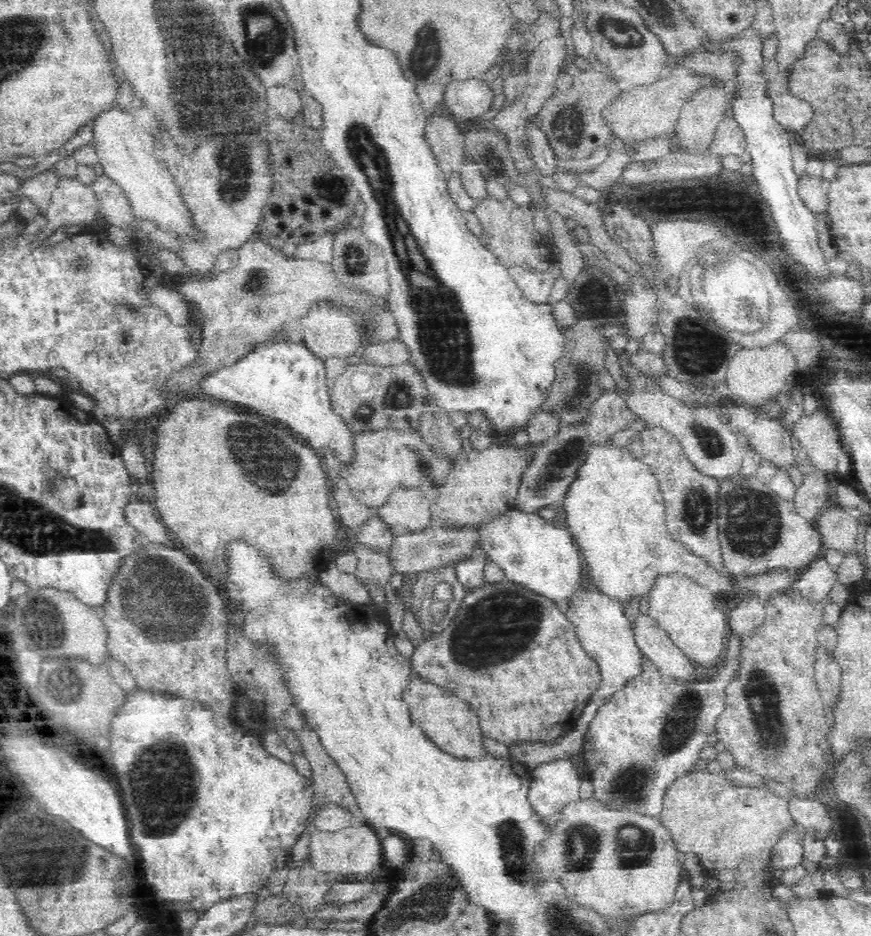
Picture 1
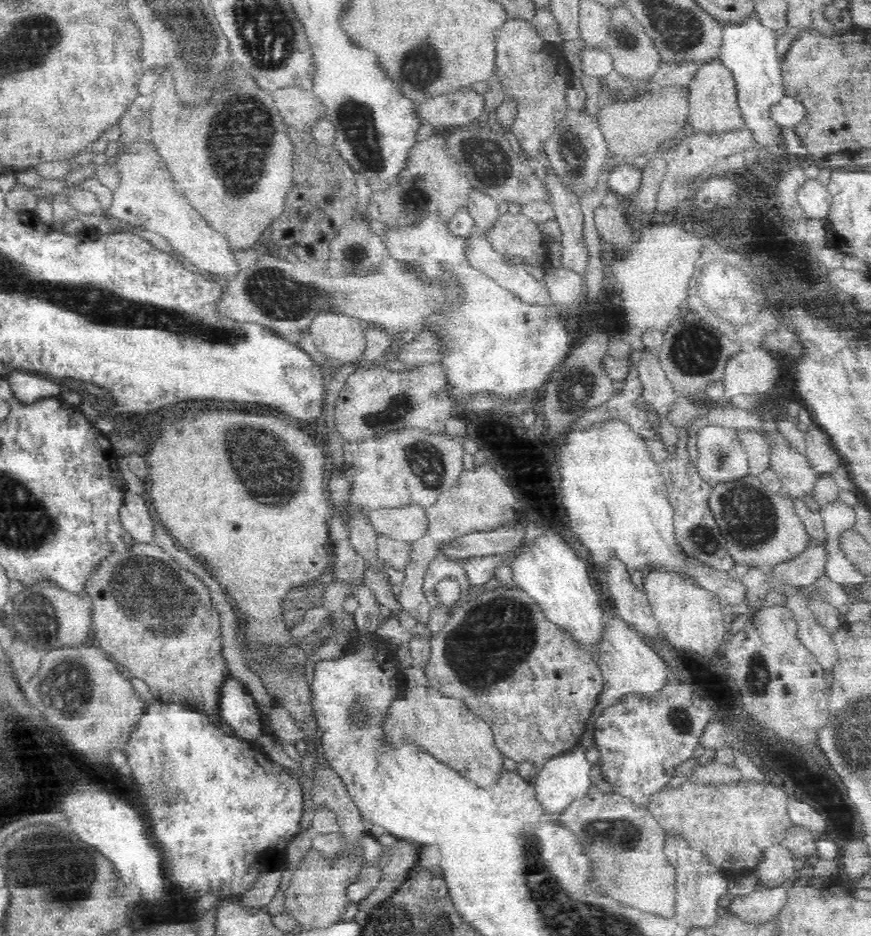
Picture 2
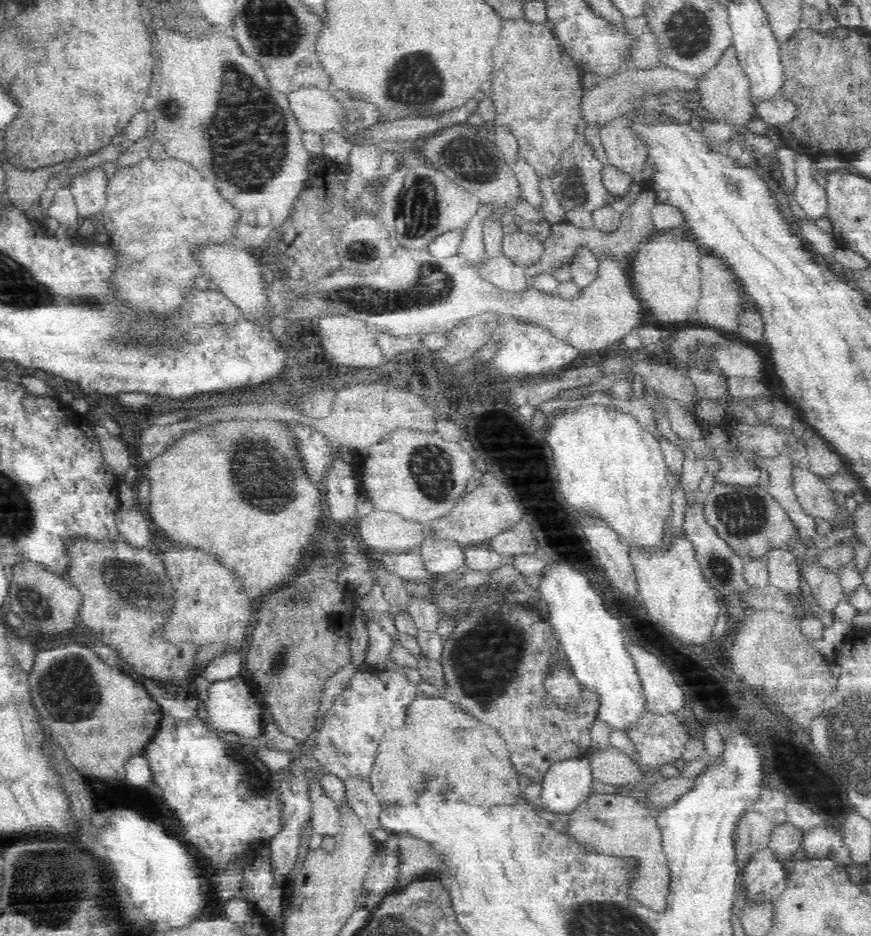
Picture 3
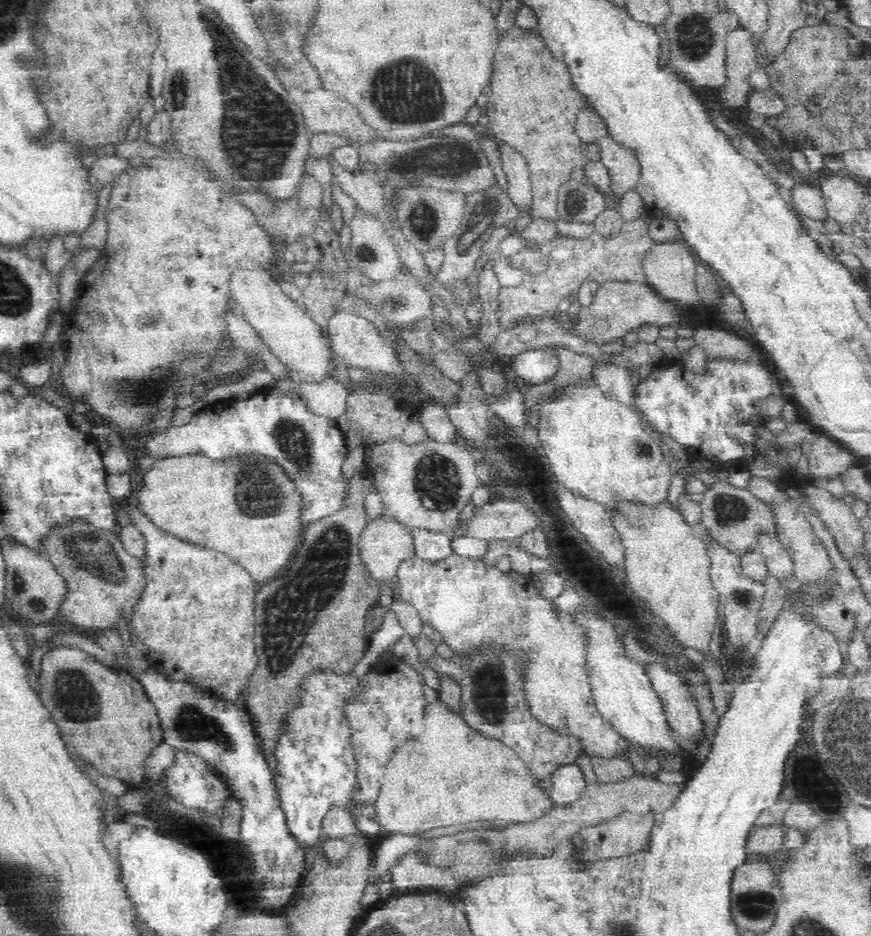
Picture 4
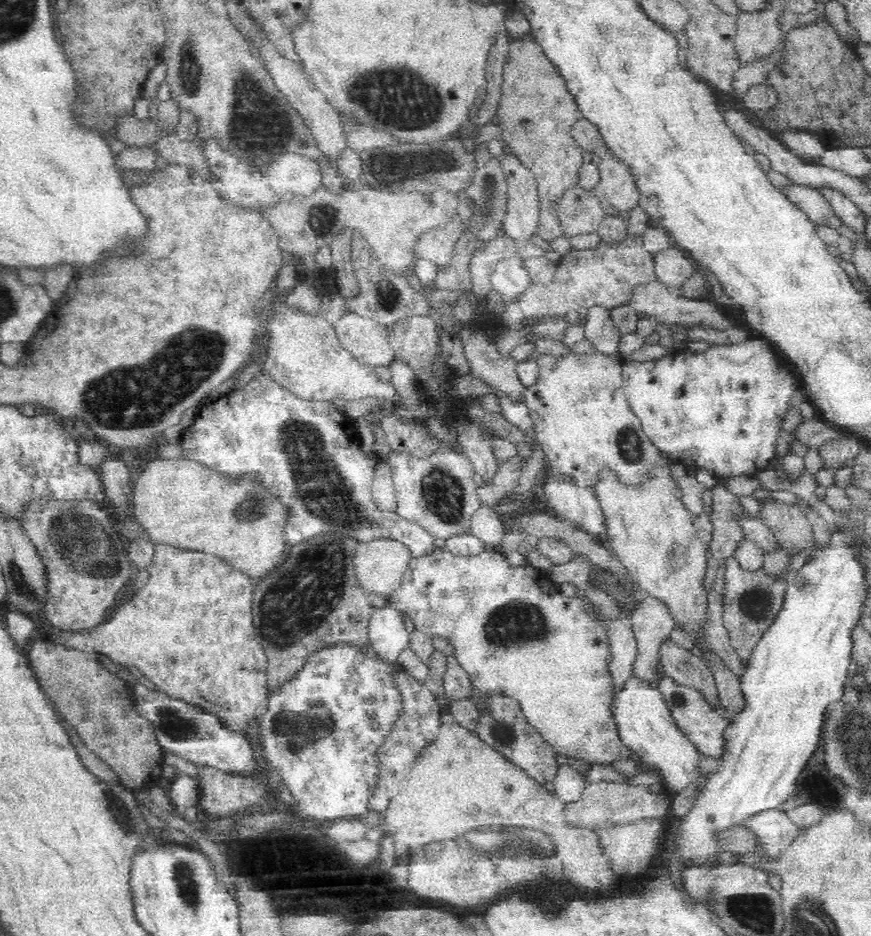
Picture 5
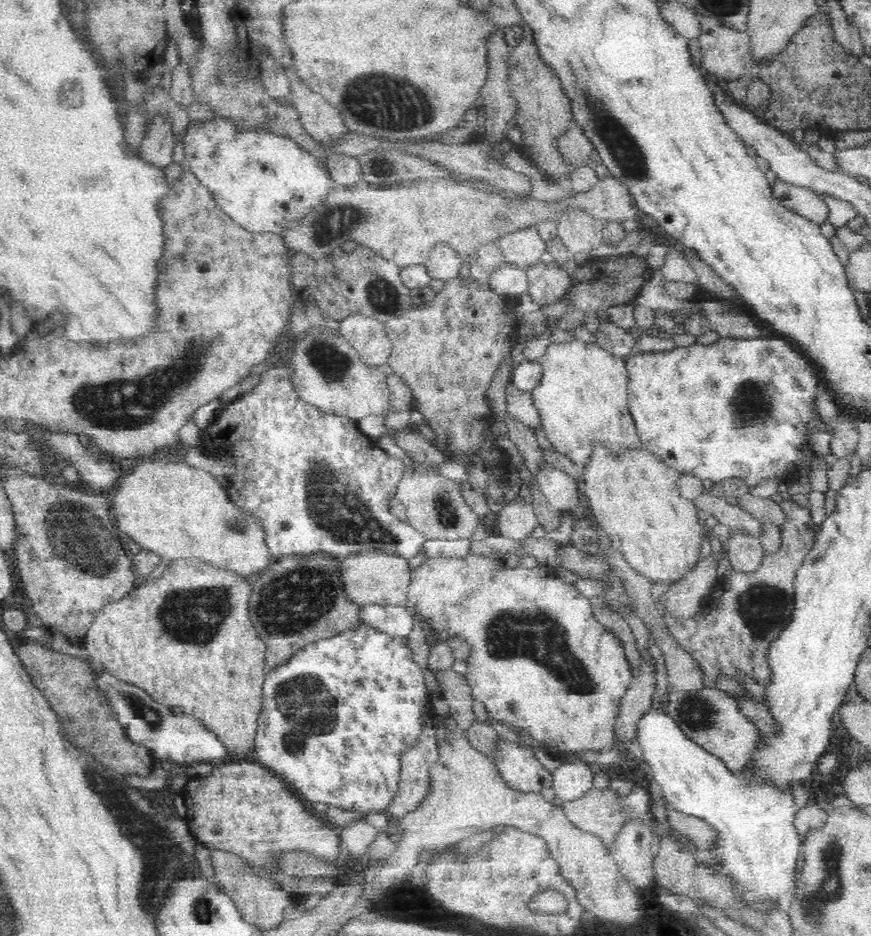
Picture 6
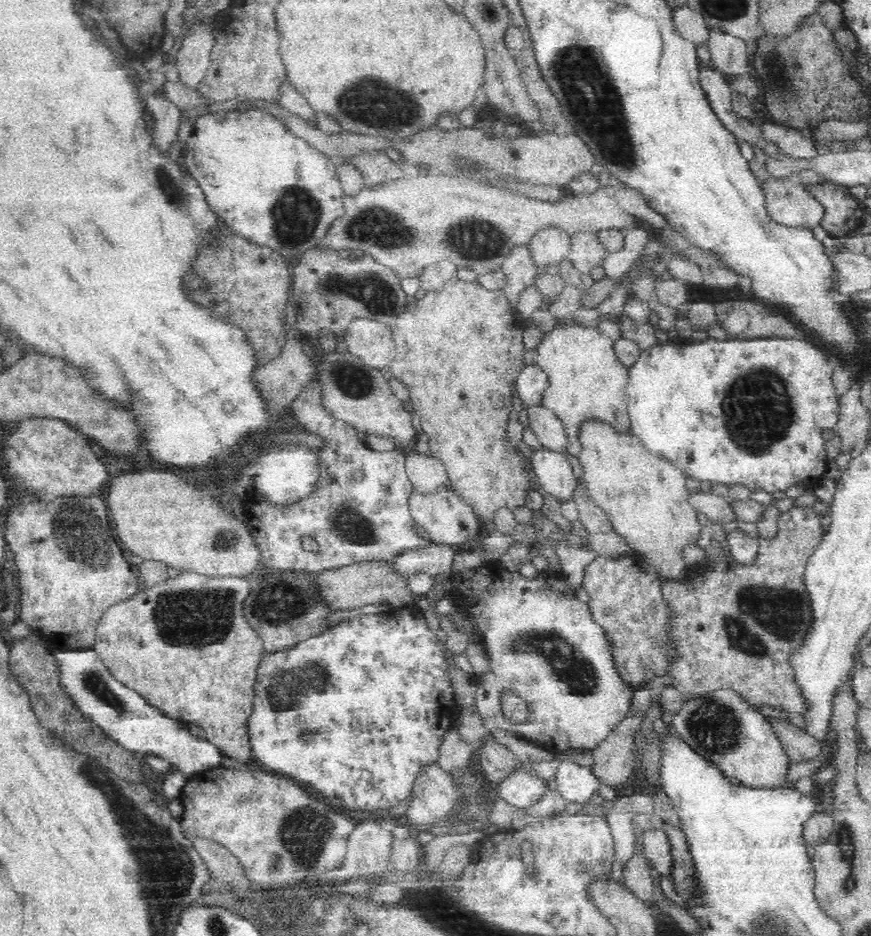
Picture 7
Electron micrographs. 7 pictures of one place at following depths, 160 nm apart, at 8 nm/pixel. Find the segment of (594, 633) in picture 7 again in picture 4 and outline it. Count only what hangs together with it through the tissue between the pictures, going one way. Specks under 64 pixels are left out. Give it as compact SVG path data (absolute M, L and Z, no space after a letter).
M452 554L439 562L429 562L418 555L406 557L400 561L396 577L399 580L400 599L408 601L418 609L421 622L431 624L440 631L443 641L452 648L455 656L469 653L480 645L486 648L492 641L504 644L506 649L514 649L518 655L528 653L532 664L526 668L526 684L529 706L532 713L543 724L553 726L561 734L573 734L582 739L584 753L588 756L614 758L628 752L628 743L611 723L606 723L596 709L589 679L585 676L584 655L585 636L581 628L571 623L571 613L559 612L551 601L536 592L535 583L530 575L524 575L514 570L502 572L496 567L488 567L482 559L468 558Z

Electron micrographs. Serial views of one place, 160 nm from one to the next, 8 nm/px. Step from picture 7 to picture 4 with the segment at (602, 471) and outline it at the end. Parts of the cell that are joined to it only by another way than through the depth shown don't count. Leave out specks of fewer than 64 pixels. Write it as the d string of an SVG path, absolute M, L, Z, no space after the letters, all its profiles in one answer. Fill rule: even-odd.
M668 500L656 508L642 507L636 503L619 503L613 512L612 522L624 545L625 572L634 595L639 596L658 618L662 618L662 622L680 644L700 650L704 656L708 656L720 604L718 591L709 578L709 556L704 543L692 533L692 527L684 522L678 508L674 508ZM636 523L642 523L644 528L637 528Z

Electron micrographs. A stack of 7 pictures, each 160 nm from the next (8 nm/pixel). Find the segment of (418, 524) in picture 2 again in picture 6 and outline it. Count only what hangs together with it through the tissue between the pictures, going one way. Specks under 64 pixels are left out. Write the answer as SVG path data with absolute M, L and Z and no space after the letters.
M371 548L342 558L342 581L346 593L358 604L405 606L405 594L410 579L408 559L384 549Z

